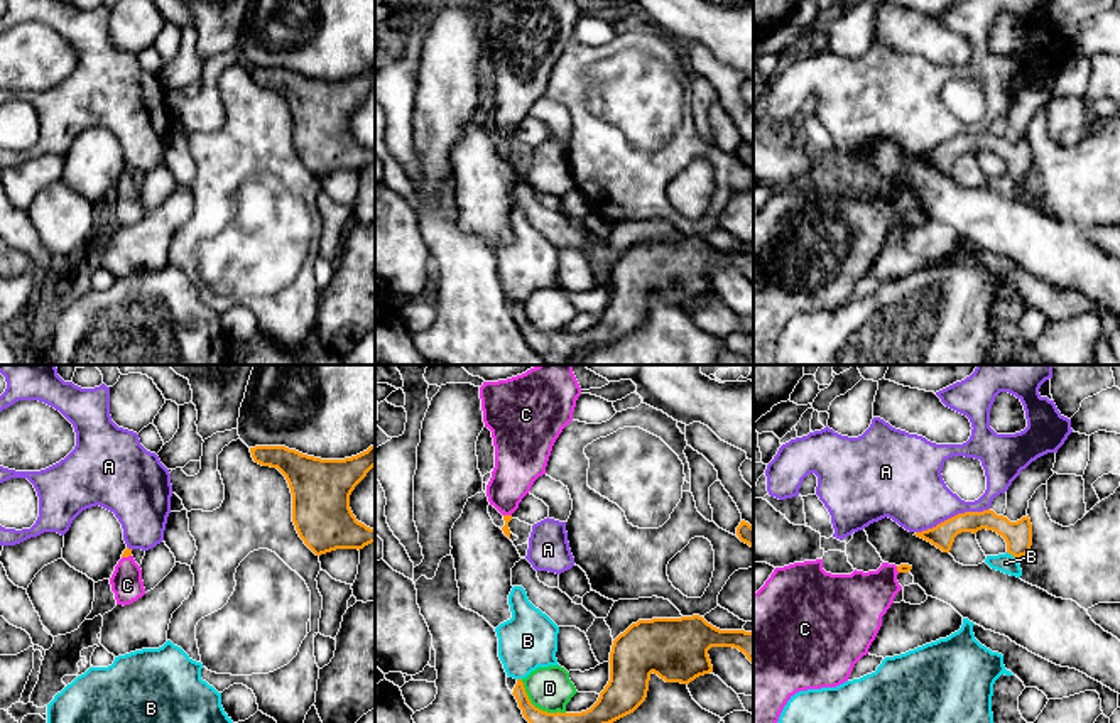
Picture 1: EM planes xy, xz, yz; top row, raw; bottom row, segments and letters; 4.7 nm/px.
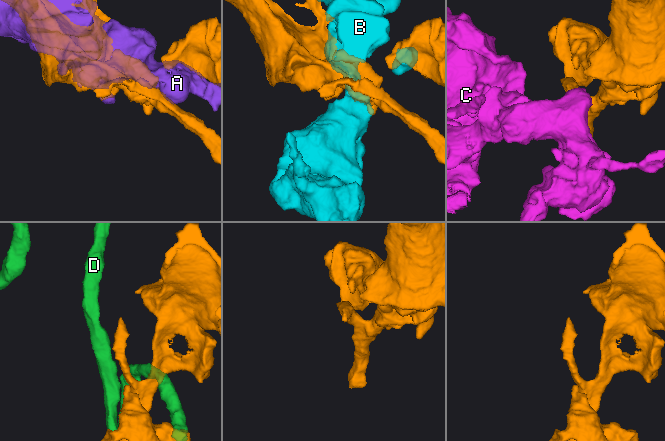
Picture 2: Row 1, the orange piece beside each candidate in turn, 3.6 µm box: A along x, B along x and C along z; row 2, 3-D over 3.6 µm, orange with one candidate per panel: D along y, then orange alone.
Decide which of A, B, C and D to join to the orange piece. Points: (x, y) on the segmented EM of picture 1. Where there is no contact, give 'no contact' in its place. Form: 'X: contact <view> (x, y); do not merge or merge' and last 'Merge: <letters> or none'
A: contact yz (951, 517); do not merge
B: contact yz (1011, 553); do not merge
C: contact xy (125, 556); merge
D: contact xz (538, 708); do not merge
Merge: C

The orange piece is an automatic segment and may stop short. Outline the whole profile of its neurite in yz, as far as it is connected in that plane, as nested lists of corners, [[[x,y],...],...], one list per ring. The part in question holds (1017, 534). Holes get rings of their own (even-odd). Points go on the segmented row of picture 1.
[[[993,510],[958,514],[932,529],[916,532],[914,535],[931,542],[943,552],[949,552],[954,537],[961,532],[973,532],[987,529],[1002,535],[1007,542],[1007,552],[1014,557],[1025,556],[1032,546],[1032,524],[1029,515],[1017,522],[1010,522]]]

